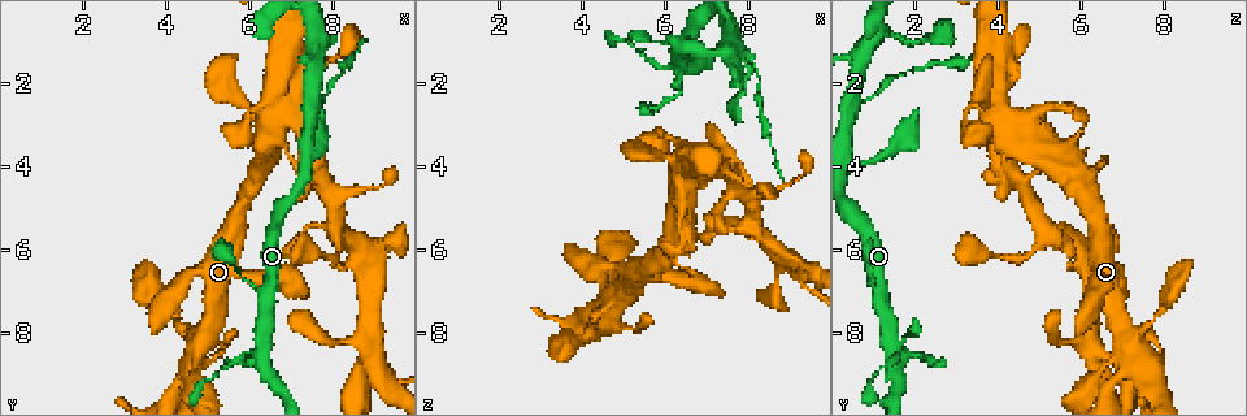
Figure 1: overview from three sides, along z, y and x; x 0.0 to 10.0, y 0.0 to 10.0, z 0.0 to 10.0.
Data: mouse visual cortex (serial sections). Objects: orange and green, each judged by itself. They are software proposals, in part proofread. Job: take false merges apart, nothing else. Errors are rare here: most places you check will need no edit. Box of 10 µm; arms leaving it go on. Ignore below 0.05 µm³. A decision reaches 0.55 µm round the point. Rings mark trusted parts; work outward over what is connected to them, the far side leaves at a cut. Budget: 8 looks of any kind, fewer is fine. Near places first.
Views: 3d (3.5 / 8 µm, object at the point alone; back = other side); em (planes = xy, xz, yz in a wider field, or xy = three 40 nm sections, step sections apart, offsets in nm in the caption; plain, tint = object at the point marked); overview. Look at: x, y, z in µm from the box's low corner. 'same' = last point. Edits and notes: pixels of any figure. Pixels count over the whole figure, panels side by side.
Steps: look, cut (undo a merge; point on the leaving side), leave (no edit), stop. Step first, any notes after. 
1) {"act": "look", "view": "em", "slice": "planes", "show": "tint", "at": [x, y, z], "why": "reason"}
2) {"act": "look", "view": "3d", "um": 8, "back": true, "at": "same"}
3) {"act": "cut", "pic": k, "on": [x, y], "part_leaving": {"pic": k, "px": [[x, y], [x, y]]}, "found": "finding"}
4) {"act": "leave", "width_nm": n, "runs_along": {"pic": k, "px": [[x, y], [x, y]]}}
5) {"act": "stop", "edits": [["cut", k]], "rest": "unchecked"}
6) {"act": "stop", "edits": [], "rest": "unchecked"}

{"act": "look", "view": "3d", "um": 8, "back": true, "at": [6.30, 8.45, 1.45], "why": "side arm on a straight run"}

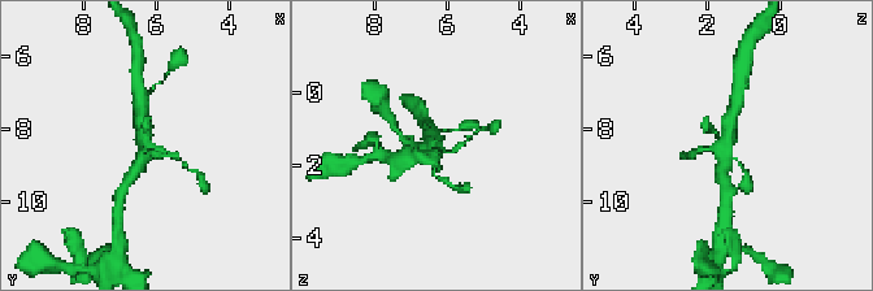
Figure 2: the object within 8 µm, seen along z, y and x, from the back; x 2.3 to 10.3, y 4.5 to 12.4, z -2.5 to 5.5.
{"act": "look", "view": "3d", "um": 3.5, "back": true, "at": "same"}

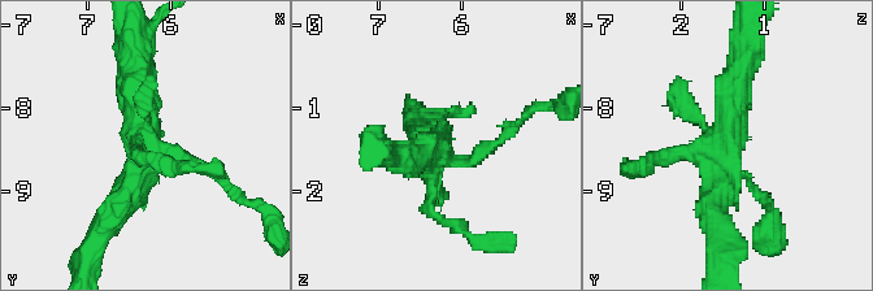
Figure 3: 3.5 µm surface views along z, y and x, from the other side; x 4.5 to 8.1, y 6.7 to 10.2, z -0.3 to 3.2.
{"act": "look", "view": "em", "slice": "planes", "show": "tint", "at": [6.30, 8.45, 1.50], "why": "shape alone is not enough"}

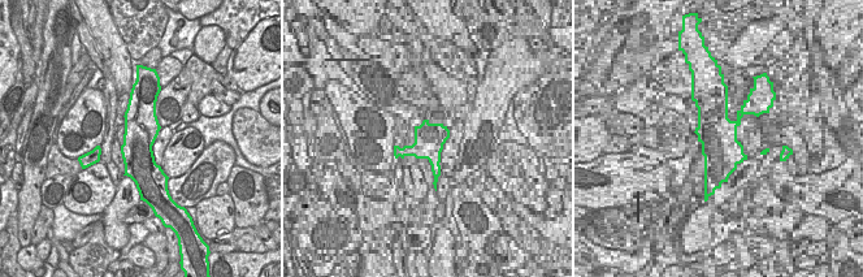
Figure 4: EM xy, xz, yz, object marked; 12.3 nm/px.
{"act": "leave", "found": "all the same cell"}

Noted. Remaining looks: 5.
{"act": "look", "view": "3d", "um": 3.5, "at": [4.70, 8.45, 7.40], "why": "branch point"}

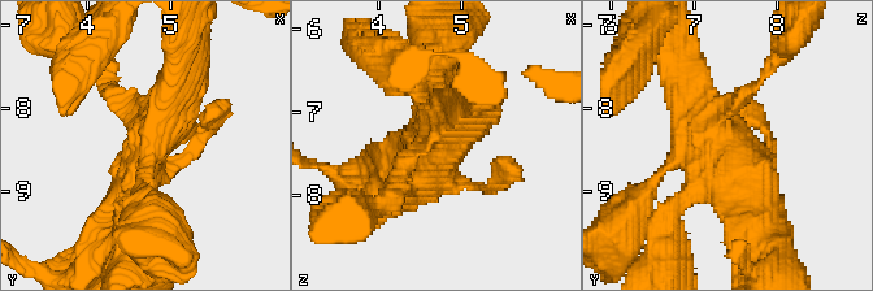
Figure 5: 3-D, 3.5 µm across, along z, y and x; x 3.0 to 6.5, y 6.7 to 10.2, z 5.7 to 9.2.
{"act": "look", "view": "em", "slice": "xy", "step": 2, "show": "tint", "at": [4.75, 8.45, 7.40]}

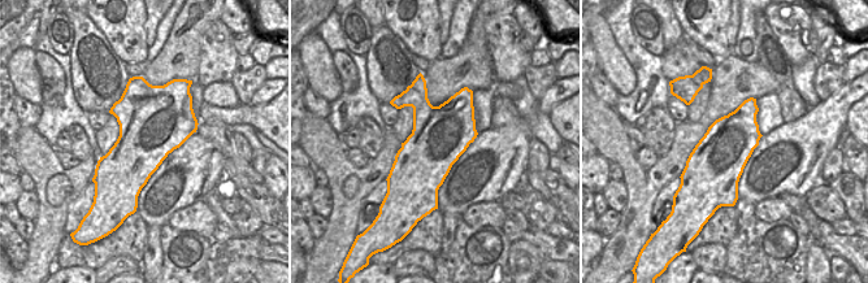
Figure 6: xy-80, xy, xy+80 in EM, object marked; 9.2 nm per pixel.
{"act": "look", "view": "em", "slice": "planes", "show": "tint", "at": "same", "why": "cut it another way"}

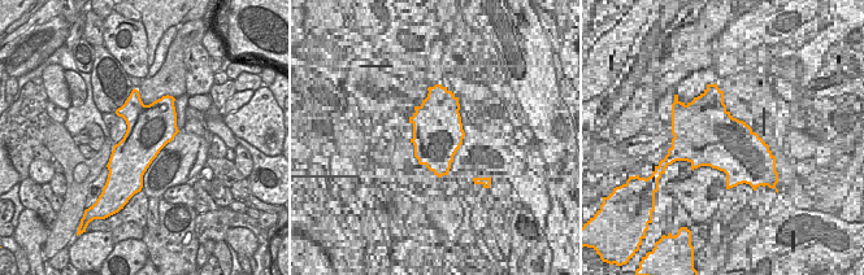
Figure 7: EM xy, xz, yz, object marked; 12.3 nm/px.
{"act": "leave", "runs_along": {"pic": 5, "px": [[682, 59], [752, 199]]}, "found": "continuous, no second cell"}

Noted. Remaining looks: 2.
{"act": "look", "view": "3d", "um": 3.5, "at": [7.75, 2.45, 0.70], "why": "three arms meet"}

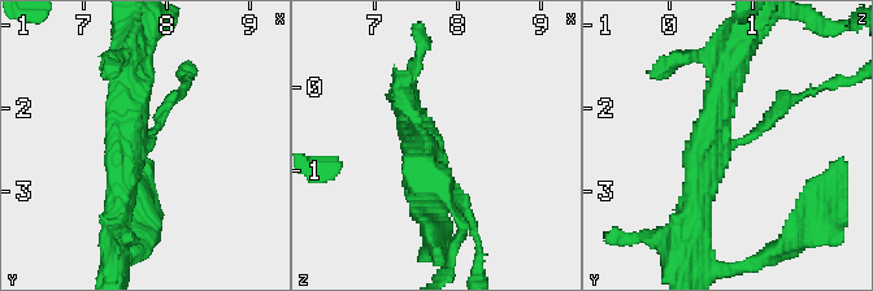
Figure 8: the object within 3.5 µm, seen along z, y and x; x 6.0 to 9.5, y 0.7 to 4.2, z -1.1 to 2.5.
{"act": "look", "view": "em", "slice": "xy", "step": 5, "show": "tint", "at": [7.70, 2.45, 0.70]}

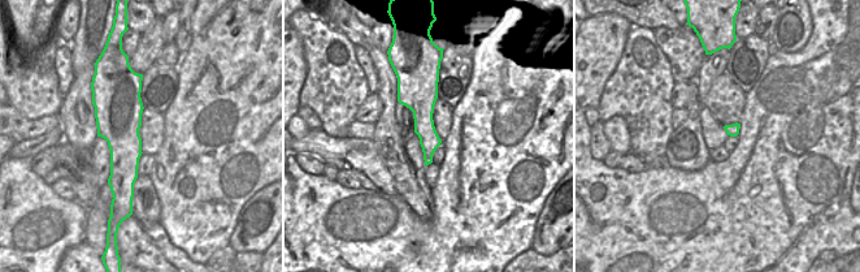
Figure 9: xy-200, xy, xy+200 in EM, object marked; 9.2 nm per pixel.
{"act": "leave", "runs_along": {"pic": 8, "px": [[694, 207], [713, 143], [741, 143], [790, 99]]}, "found": "all the same cell"}

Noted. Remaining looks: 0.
{"act": "stop", "edits": [], "rest": "unchecked"}

